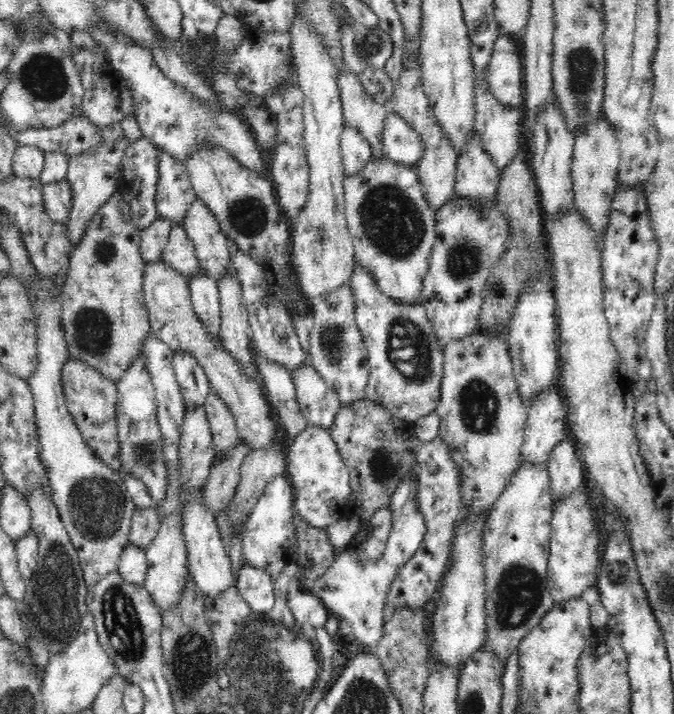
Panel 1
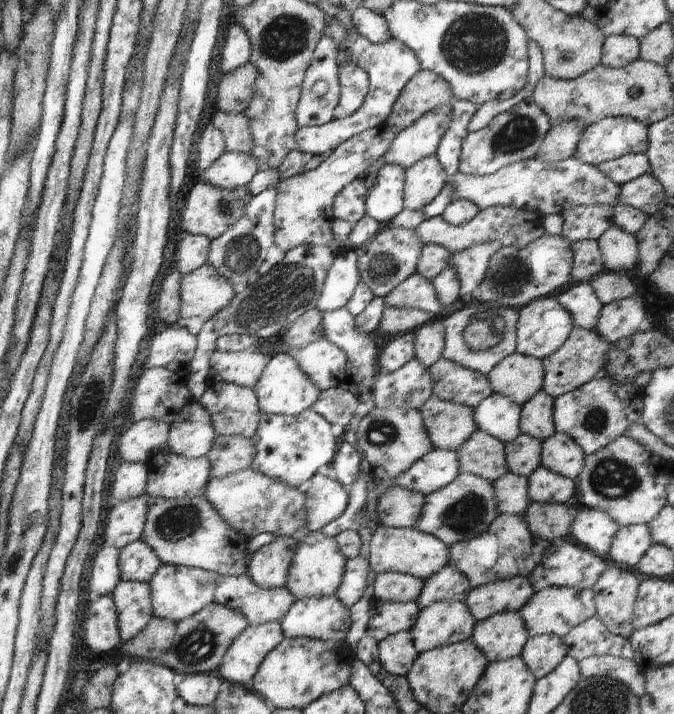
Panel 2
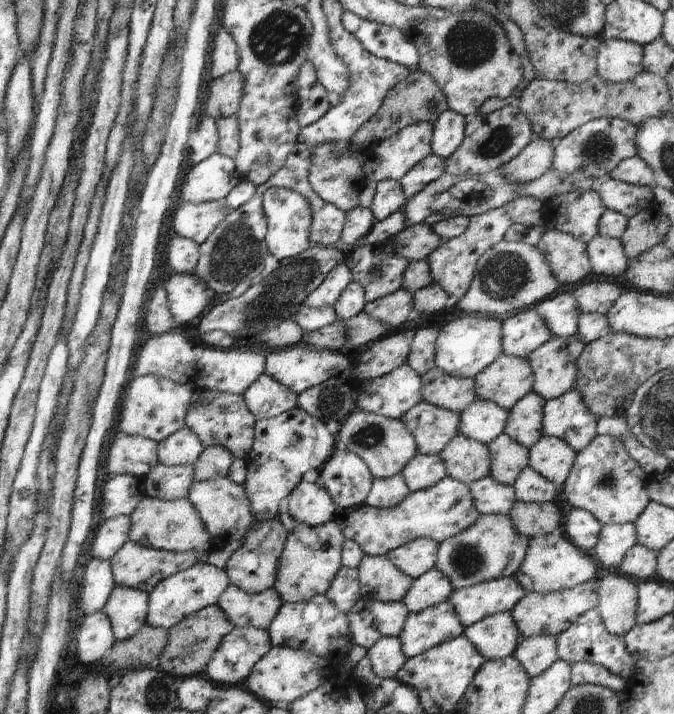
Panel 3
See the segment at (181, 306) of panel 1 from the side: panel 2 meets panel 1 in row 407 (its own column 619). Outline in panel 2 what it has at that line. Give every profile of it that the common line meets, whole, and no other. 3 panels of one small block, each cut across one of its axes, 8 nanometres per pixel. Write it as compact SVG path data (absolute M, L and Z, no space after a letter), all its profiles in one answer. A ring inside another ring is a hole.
M612 225L597 240L606 271L632 270L640 260L635 234Z

